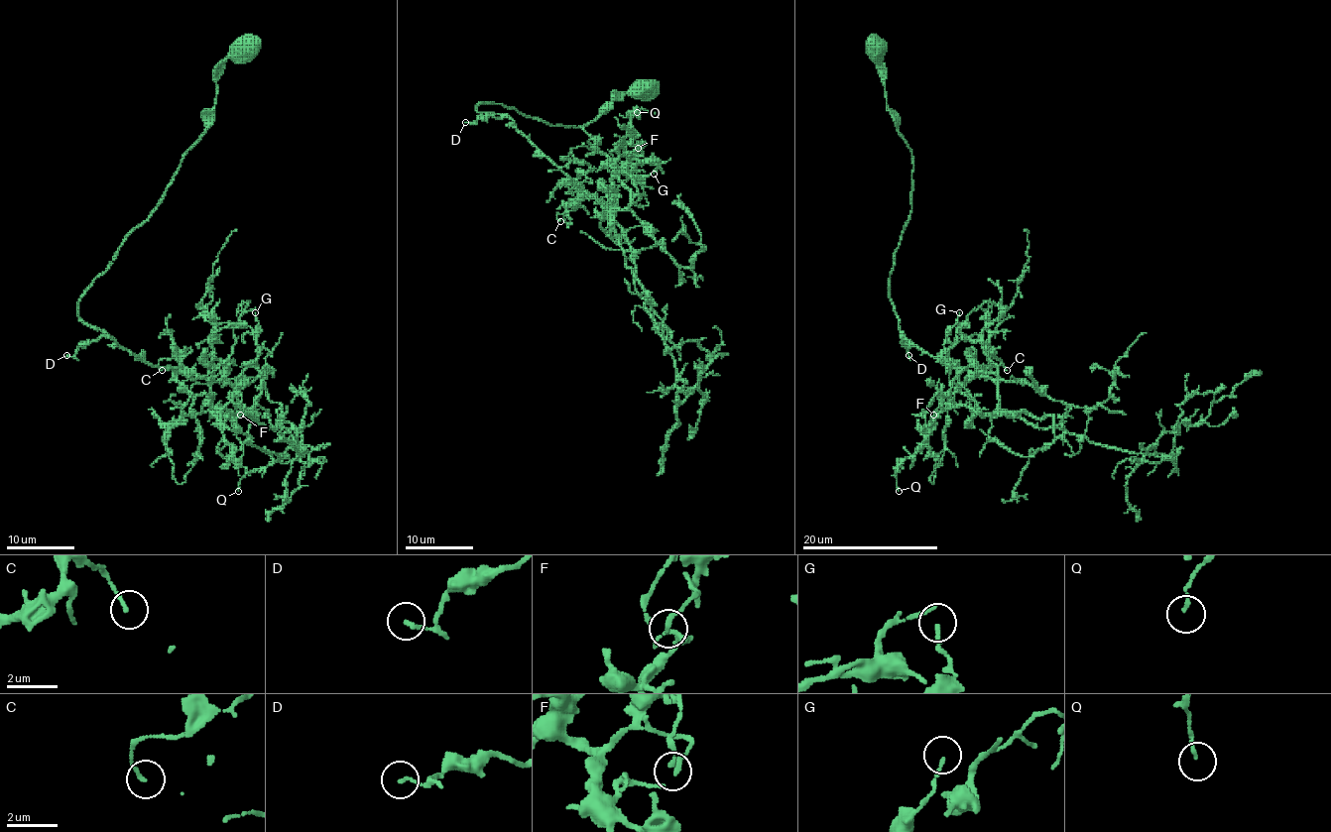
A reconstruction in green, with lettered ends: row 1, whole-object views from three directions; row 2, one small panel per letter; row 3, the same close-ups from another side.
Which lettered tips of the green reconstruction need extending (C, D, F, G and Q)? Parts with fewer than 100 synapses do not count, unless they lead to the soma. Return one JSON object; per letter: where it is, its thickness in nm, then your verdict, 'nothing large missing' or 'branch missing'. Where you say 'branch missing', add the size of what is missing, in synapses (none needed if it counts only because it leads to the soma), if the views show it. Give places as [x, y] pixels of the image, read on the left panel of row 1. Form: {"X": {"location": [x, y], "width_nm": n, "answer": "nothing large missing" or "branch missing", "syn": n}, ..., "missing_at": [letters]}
{"C": {"location": [162, 370], "width_nm": 150, "answer": "nothing large missing"}, "D": {"location": [66, 355], "width_nm": 130, "answer": "nothing large missing"}, "F": {"location": [240, 415], "width_nm": 130, "answer": "nothing large missing"}, "G": {"location": [255, 312], "width_nm": 140, "answer": "nothing large missing"}, "Q": {"location": [238, 491], "width_nm": 120, "answer": "nothing large missing"}, "missing_at": []}

